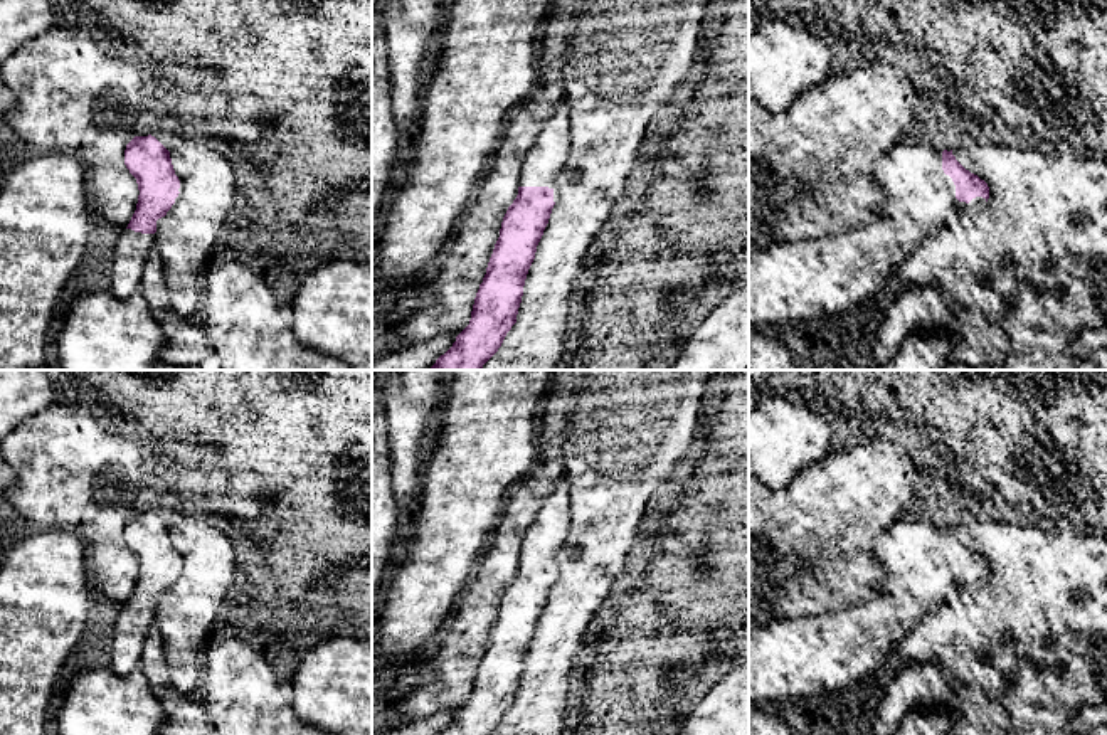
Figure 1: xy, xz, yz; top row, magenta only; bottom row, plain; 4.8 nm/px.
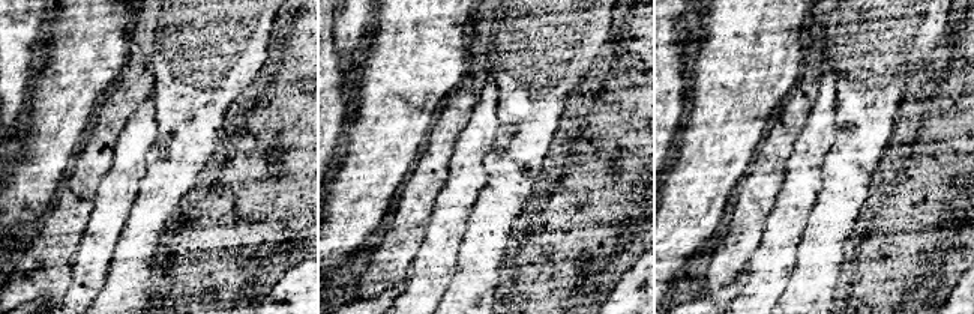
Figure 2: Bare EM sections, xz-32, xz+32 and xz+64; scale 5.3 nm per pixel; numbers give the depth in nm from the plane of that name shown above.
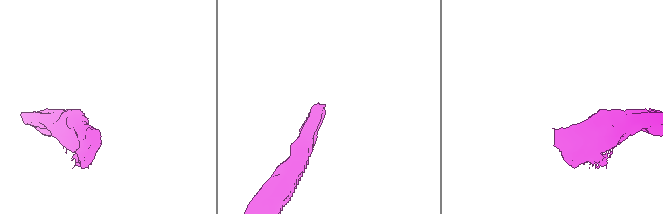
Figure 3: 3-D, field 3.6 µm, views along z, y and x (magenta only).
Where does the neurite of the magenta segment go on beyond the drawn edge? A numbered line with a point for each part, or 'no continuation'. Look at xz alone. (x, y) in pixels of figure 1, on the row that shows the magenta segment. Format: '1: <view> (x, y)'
1: xz (545, 160)

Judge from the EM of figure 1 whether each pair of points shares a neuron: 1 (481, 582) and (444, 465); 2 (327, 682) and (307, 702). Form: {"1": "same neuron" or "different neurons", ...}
{"1": "different neurons", "2": "same neuron"}

